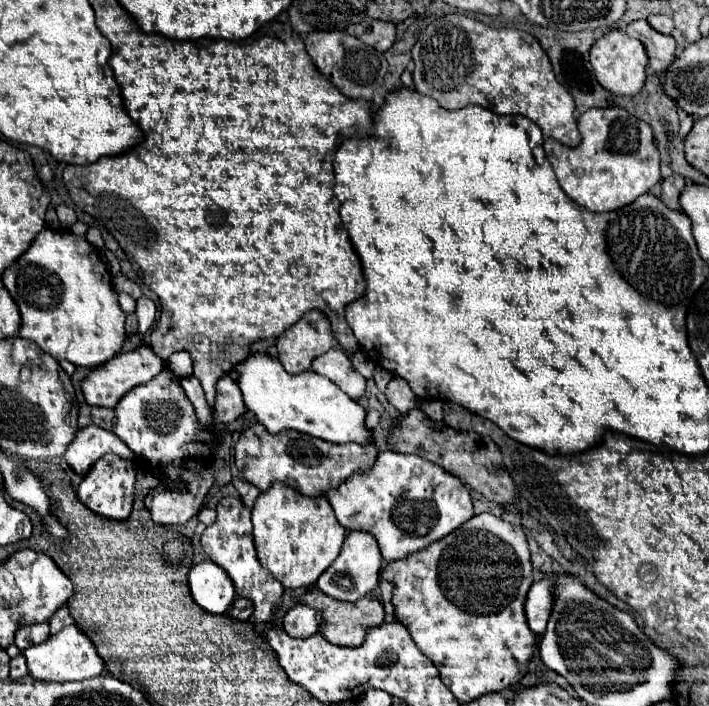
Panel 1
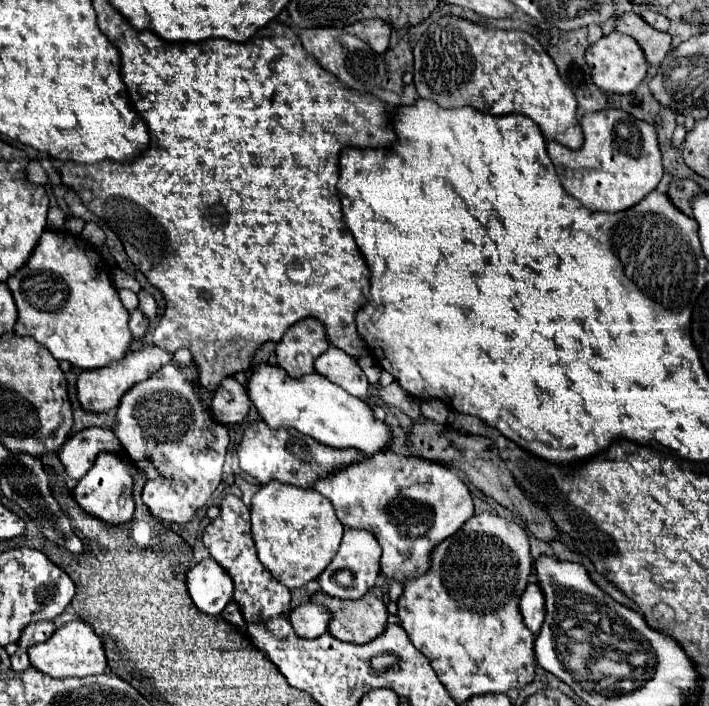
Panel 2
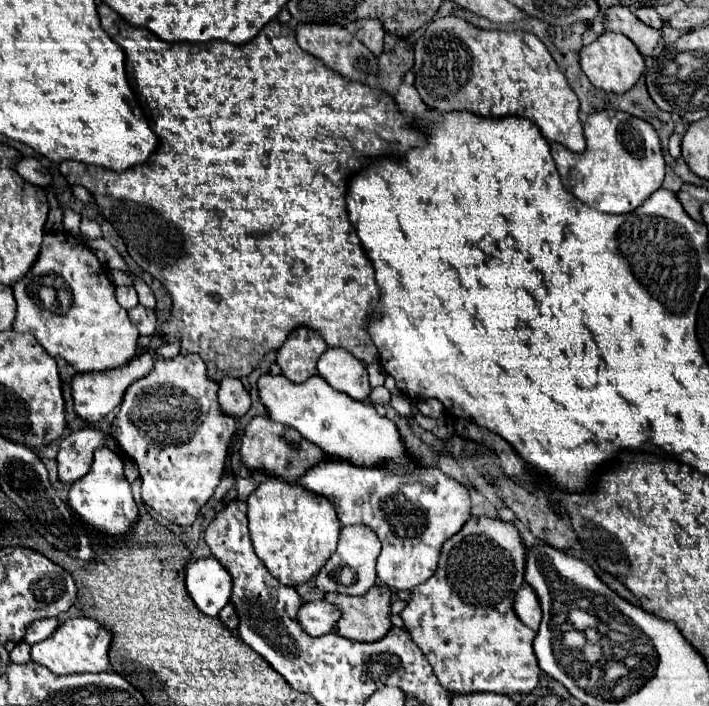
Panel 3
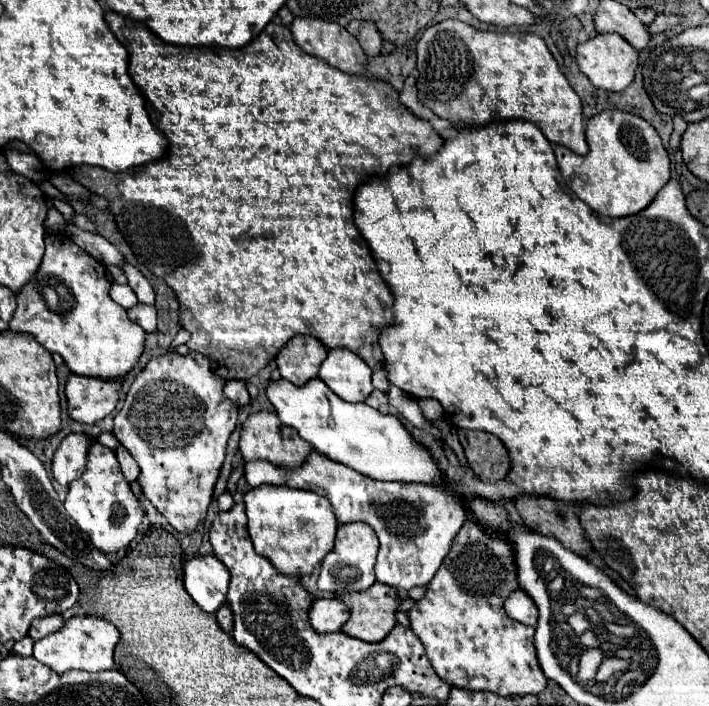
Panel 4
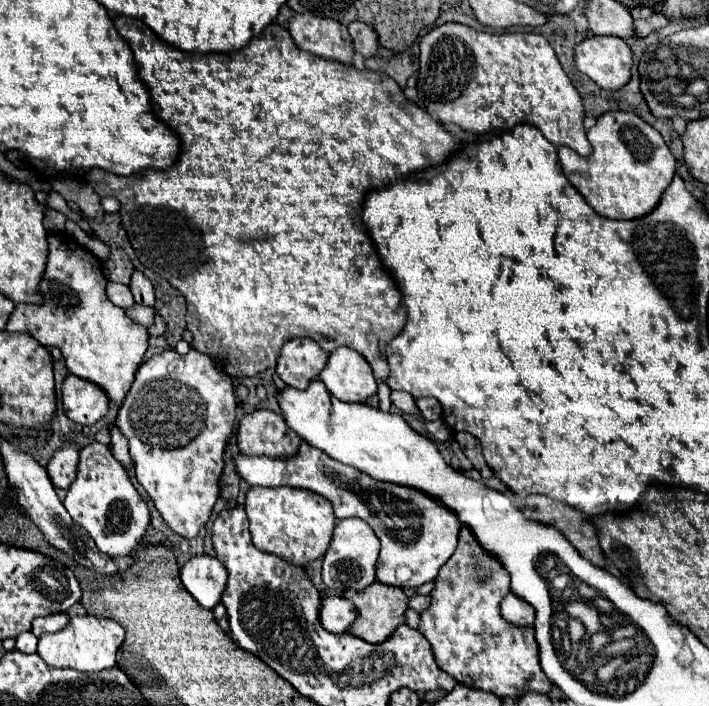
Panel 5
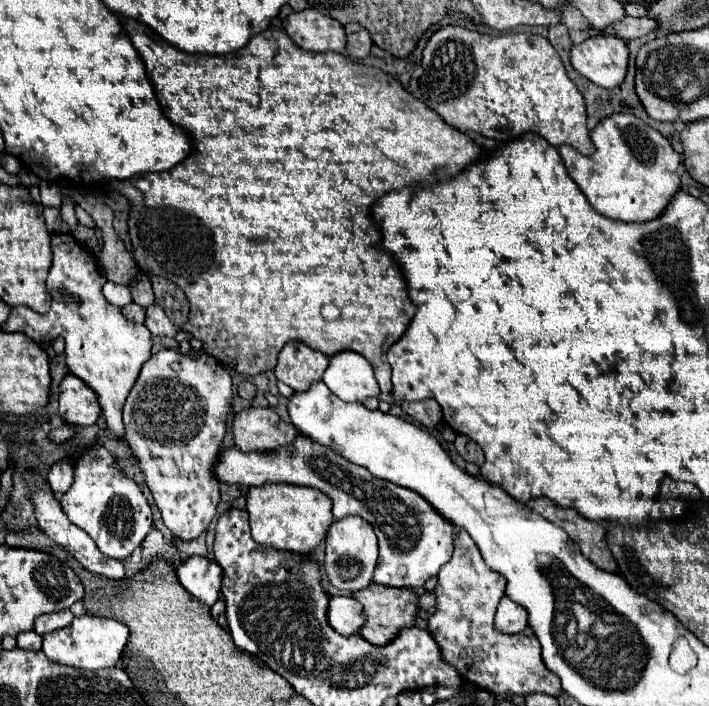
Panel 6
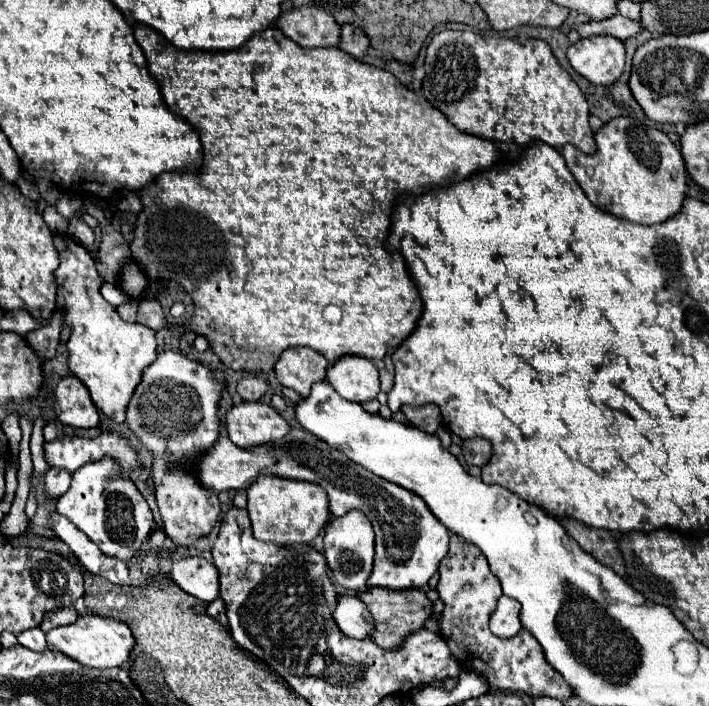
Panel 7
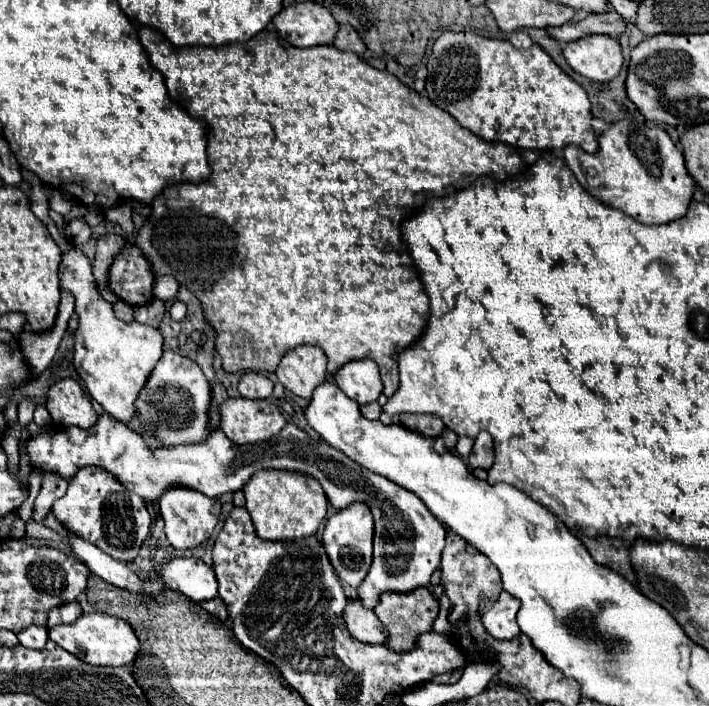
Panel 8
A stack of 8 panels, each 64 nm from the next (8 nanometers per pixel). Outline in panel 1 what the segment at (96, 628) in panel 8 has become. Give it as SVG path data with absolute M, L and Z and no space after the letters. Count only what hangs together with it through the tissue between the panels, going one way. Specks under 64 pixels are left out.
M76 624L62 628L58 634L50 636L46 642L26 648L22 656L28 662L28 674L40 682L70 682L70 680L86 680L104 672L104 662L96 654L92 642L76 628Z

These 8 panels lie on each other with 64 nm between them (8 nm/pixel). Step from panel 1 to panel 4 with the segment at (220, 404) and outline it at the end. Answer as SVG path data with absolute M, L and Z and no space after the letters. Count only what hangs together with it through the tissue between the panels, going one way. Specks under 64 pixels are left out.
M226 380L224 396L228 400L232 400L232 404L236 404L236 408L244 408L250 404L250 394L242 380Z

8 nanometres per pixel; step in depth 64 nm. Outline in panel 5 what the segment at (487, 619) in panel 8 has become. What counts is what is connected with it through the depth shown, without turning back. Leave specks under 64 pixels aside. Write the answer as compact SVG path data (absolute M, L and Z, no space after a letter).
M516 594L504 596L504 600L500 604L500 612L502 612L502 618L506 618L510 624L534 626L534 618L536 618L534 608L526 600L518 598Z

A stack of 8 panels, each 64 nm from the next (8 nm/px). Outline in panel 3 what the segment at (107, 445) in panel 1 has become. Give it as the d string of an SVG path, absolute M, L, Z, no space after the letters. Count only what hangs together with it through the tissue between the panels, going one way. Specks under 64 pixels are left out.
M84 428L66 436L60 444L60 452L56 456L58 476L62 482L76 482L82 478L94 458L96 448L104 448L110 434L104 434L98 428Z

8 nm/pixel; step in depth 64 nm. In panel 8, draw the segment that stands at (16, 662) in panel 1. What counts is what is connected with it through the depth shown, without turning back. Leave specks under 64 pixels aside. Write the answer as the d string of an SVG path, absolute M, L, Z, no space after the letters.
M32 626L32 628L26 628L24 632L20 632L18 634L18 640L26 648L40 650L48 642L48 630L46 628L40 628L40 626Z

